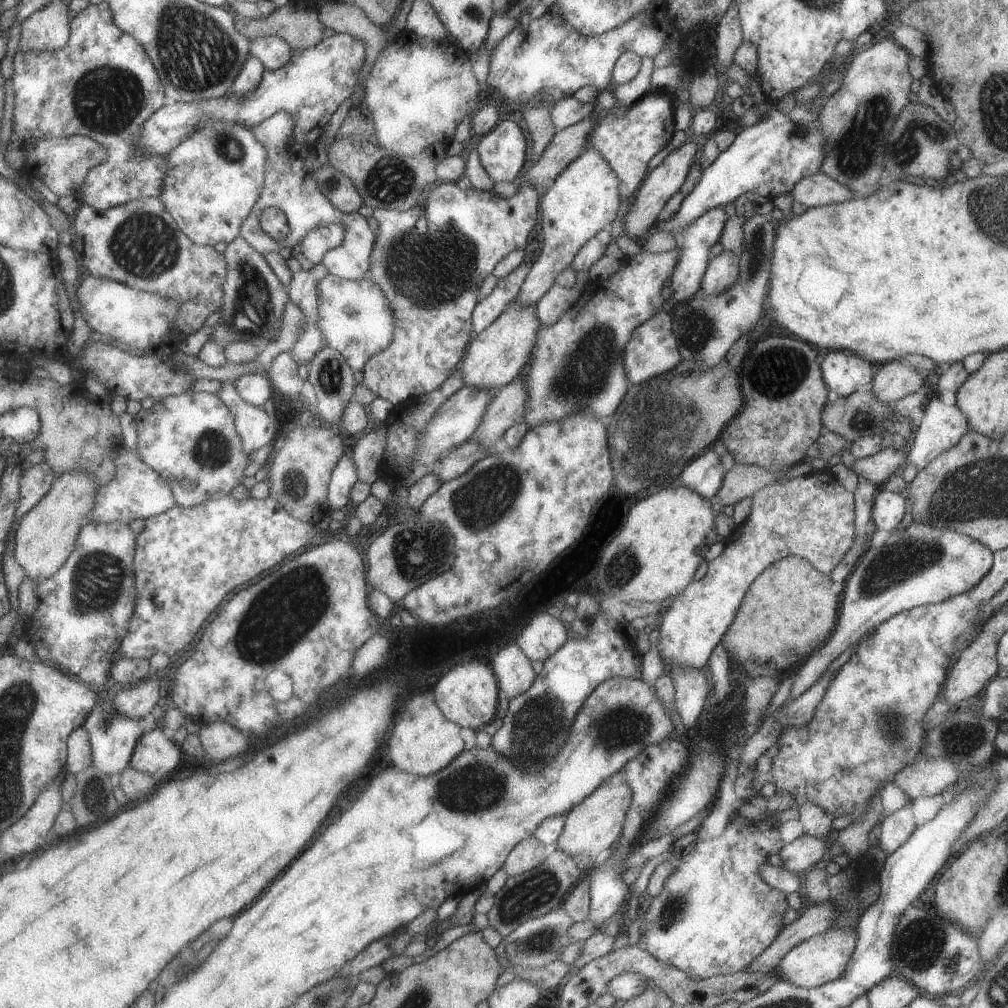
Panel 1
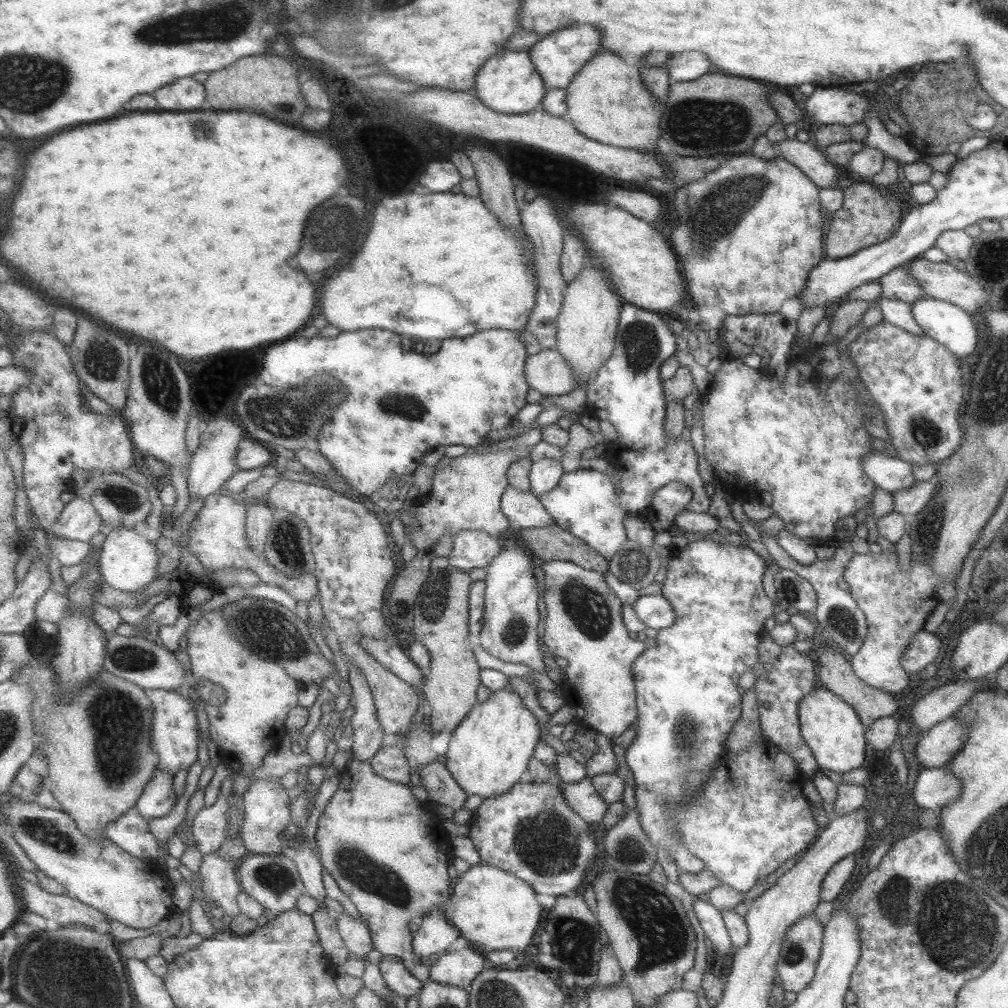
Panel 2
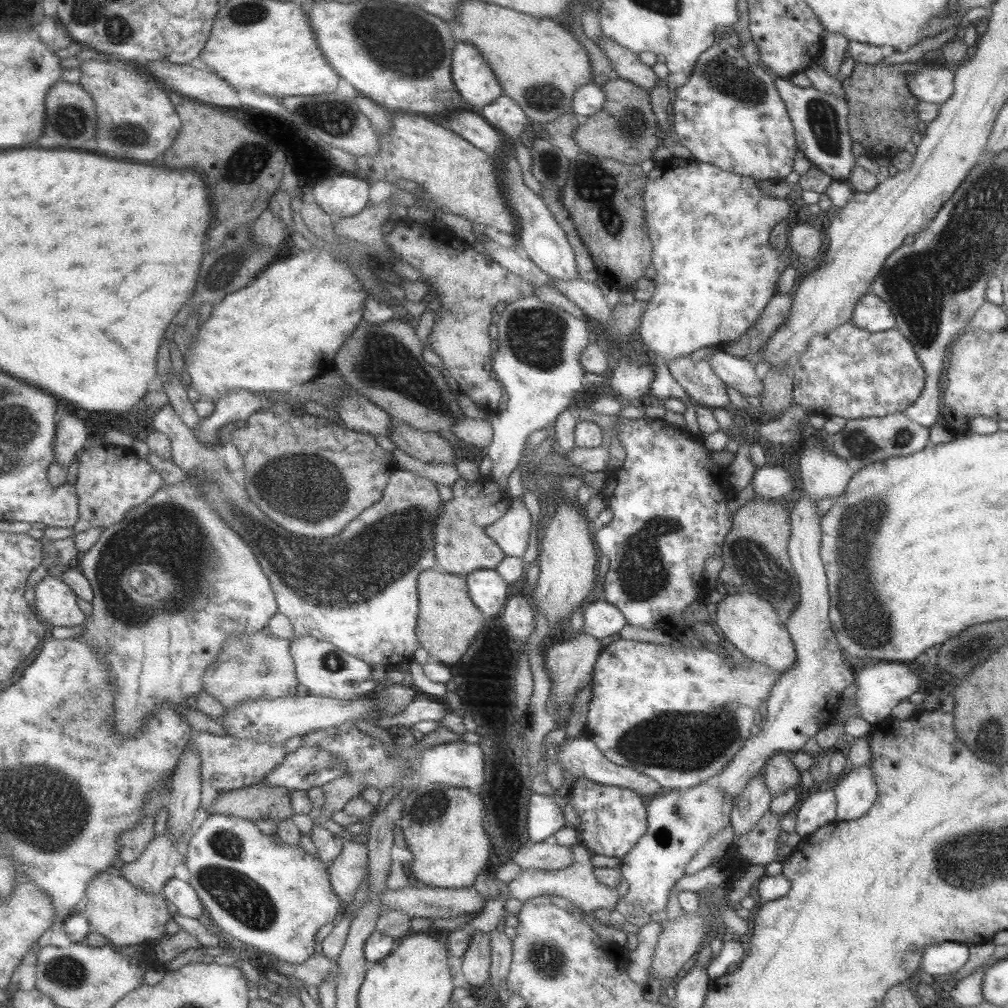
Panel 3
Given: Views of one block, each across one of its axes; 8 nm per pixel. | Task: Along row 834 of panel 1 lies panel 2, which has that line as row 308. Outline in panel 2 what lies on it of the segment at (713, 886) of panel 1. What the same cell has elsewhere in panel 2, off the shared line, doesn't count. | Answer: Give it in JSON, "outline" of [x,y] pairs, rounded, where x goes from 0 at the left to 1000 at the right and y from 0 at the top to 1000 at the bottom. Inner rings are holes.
{"outline":[[[745,152],[727,153],[720,155],[713,163],[703,171],[697,173],[692,178],[685,179],[681,182],[667,182],[672,187],[668,192],[668,210],[670,210],[670,224],[668,228],[664,226],[661,232],[666,247],[669,248],[673,259],[675,260],[676,273],[680,277],[680,286],[683,292],[683,298],[688,300],[689,304],[711,304],[719,312],[725,313],[739,312],[758,312],[769,311],[773,308],[775,301],[781,296],[791,294],[799,282],[801,282],[801,272],[805,270],[807,264],[816,257],[816,240],[814,240],[814,231],[816,230],[816,220],[814,220],[814,208],[812,195],[813,186],[803,179],[790,165],[781,161],[778,157],[770,155],[765,159],[751,157]]]}

